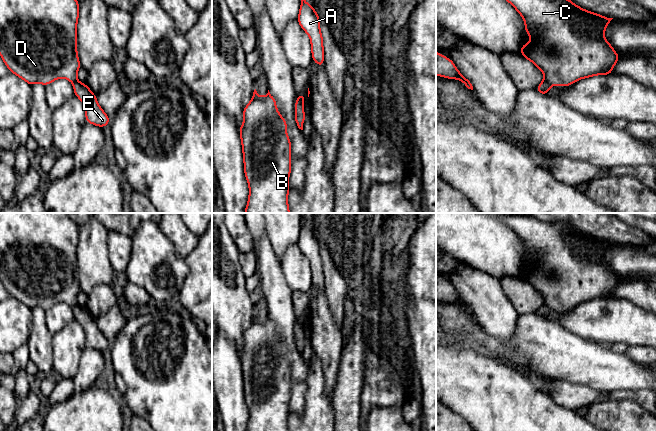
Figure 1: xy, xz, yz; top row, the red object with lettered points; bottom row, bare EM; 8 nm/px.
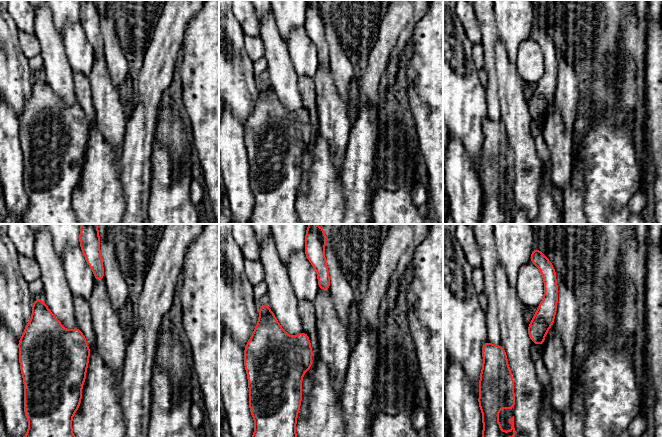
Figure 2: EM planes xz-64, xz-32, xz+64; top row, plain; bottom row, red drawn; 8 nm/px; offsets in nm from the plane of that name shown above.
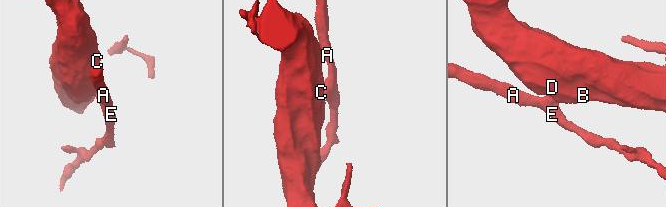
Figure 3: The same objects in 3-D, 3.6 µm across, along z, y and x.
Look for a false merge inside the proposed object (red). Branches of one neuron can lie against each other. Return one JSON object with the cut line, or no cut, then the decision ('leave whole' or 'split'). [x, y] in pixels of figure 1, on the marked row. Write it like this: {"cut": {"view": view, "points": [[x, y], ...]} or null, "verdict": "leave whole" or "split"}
{"cut": {"view": "xz", "points": [[297, 99], [302, 104]]}, "verdict": "split"}

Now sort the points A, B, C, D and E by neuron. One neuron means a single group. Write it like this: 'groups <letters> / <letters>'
groups A E / B C D

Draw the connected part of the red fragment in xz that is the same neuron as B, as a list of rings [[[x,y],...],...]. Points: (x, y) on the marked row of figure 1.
[[[256,89],[251,101],[243,109],[244,122],[240,126],[244,174],[249,185],[249,198],[244,213],[290,213],[288,206],[289,184],[291,173],[291,142],[286,134],[287,122],[276,107],[276,100],[269,90],[265,97],[260,97]]]

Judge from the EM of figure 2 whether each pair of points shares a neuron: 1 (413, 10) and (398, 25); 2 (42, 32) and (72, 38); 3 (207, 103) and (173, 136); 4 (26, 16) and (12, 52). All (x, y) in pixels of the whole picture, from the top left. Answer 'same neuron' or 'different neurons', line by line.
1: same neuron
2: different neurons
3: different neurons
4: different neurons

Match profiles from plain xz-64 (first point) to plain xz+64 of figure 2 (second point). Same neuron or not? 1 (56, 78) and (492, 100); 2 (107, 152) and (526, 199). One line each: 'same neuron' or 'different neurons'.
1: different neurons
2: different neurons

